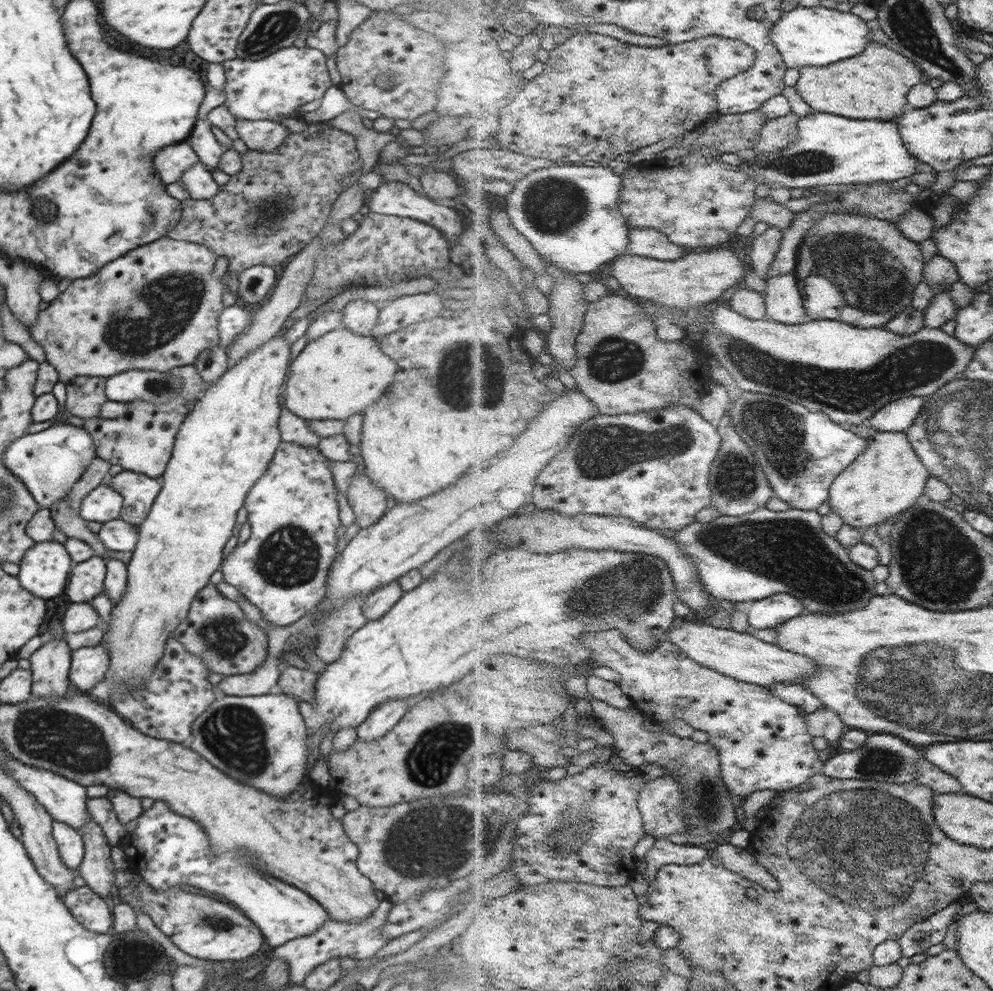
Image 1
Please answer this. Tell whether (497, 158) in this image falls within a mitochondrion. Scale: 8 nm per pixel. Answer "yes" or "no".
no

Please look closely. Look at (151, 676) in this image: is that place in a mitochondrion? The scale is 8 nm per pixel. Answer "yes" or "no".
no

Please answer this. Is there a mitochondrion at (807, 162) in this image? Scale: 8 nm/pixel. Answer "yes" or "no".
yes

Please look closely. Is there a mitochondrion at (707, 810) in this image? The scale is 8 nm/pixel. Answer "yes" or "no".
yes

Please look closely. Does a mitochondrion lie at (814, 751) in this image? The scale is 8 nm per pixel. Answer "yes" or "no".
no

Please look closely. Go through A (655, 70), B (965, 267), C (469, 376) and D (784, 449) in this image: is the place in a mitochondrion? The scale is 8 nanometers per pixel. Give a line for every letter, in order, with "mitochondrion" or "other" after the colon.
A: mitochondrion
B: other
C: mitochondrion
D: mitochondrion

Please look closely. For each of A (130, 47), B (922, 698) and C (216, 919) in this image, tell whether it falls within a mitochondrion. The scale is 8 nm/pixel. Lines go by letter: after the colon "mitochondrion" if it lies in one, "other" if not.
A: other
B: mitochondrion
C: mitochondrion

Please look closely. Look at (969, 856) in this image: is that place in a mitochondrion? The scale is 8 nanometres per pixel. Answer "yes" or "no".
no

